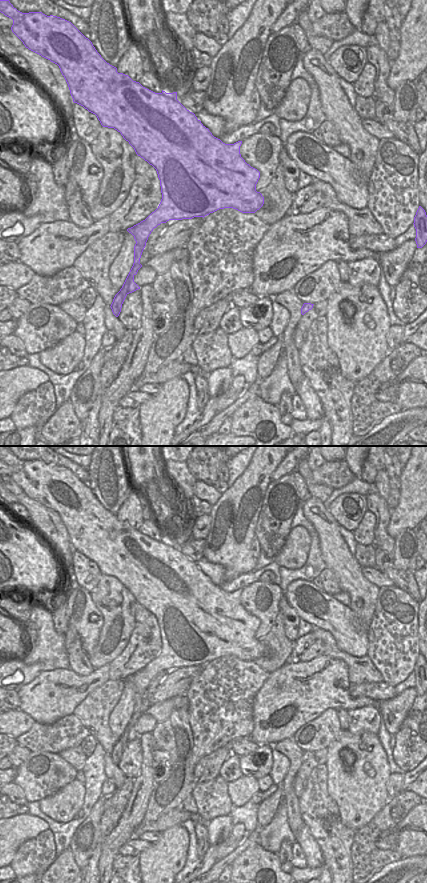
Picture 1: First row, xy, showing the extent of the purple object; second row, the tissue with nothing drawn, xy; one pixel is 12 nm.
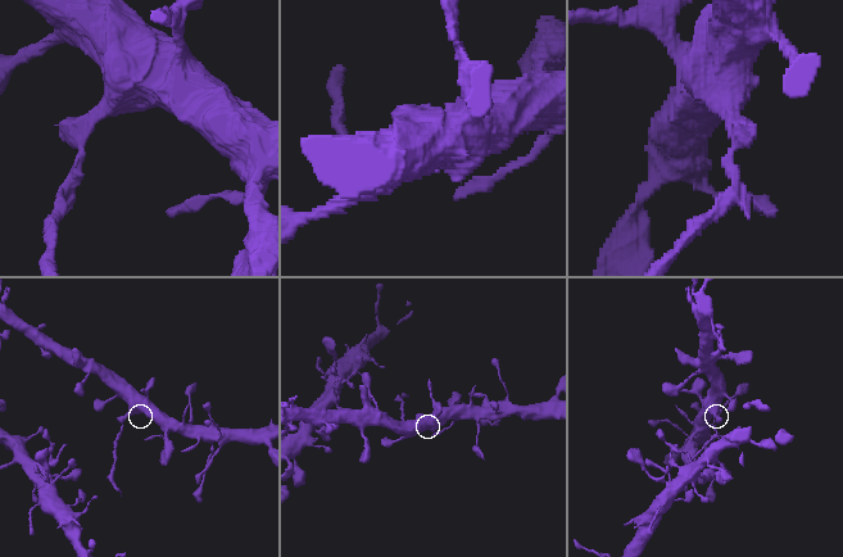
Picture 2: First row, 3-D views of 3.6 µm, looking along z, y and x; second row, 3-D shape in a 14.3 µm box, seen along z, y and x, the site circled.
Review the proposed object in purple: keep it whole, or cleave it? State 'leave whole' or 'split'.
split

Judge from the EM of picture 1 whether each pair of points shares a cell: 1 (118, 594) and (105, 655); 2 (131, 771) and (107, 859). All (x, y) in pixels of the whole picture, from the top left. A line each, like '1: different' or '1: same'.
1: same
2: different

